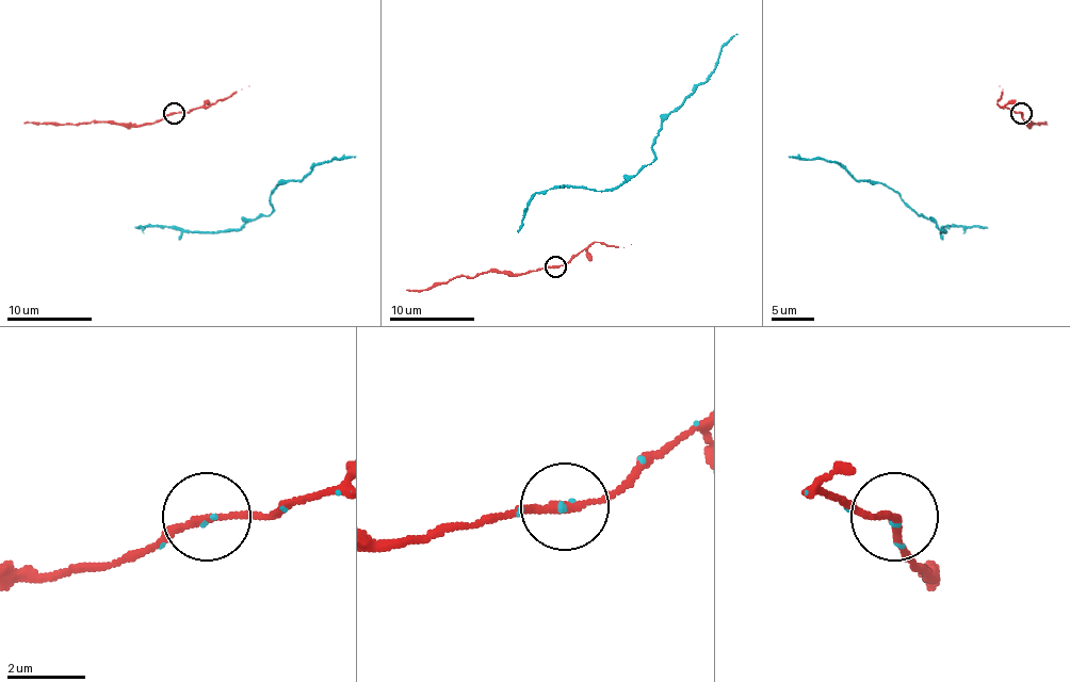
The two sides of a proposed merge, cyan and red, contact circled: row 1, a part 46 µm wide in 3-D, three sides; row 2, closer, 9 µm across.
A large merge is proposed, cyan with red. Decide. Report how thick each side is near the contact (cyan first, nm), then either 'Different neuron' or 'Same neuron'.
Thickness 60 nm (cyan) against 190 nm. Same neuron

